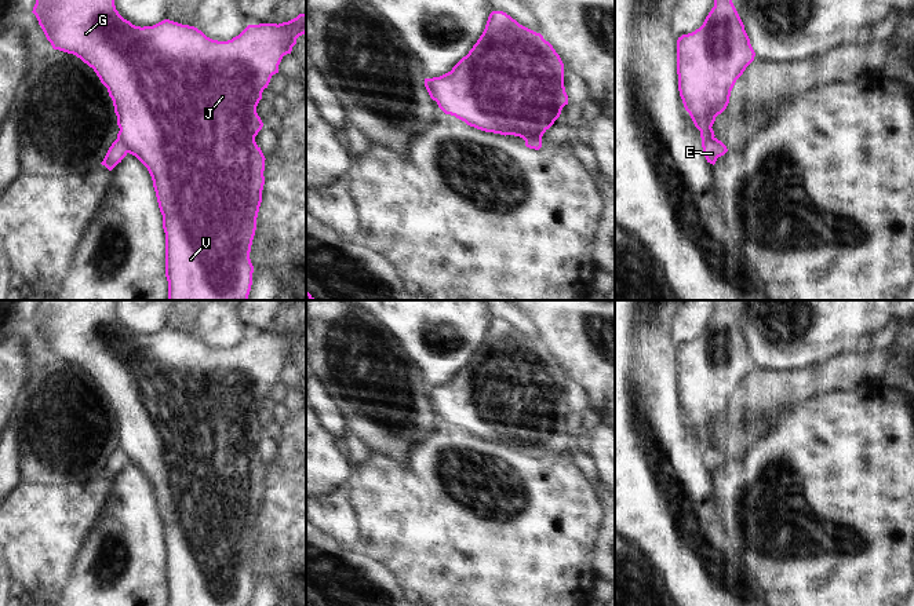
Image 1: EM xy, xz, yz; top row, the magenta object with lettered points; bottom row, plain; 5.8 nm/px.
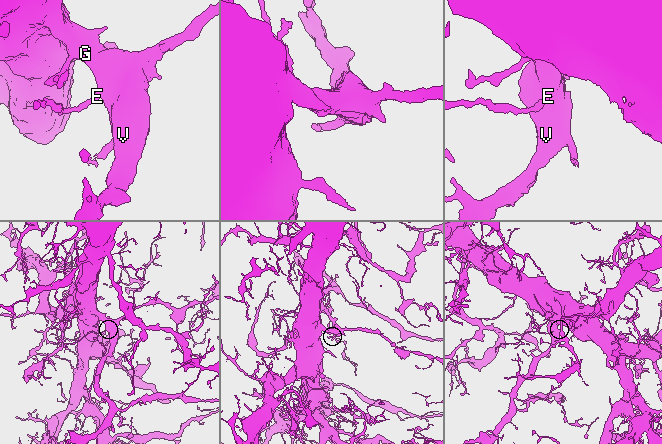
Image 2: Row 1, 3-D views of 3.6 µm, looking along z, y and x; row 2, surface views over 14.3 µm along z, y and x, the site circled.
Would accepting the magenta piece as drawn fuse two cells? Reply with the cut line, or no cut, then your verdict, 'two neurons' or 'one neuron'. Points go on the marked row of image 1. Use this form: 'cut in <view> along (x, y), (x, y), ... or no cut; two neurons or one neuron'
cut in xy along (117, 137), (128, 152); two neurons

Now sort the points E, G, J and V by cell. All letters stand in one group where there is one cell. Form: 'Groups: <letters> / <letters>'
Groups: E / G J V

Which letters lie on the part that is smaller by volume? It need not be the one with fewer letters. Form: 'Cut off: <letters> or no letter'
Cut off: E

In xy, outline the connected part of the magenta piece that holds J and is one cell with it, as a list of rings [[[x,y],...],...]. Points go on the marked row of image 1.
[[[36,0],[32,11],[54,50],[73,54],[94,69],[101,83],[108,88],[113,101],[117,125],[117,138],[125,145],[149,171],[156,191],[163,229],[165,233],[165,277],[168,281],[168,300],[248,300],[252,285],[254,266],[250,259],[251,245],[256,230],[256,218],[262,202],[265,185],[265,156],[255,142],[263,123],[256,113],[262,92],[267,88],[284,55],[291,54],[296,39],[306,33],[306,12],[283,23],[248,25],[238,36],[227,41],[207,37],[194,26],[164,19],[153,26],[135,26],[116,10],[114,0]]]

